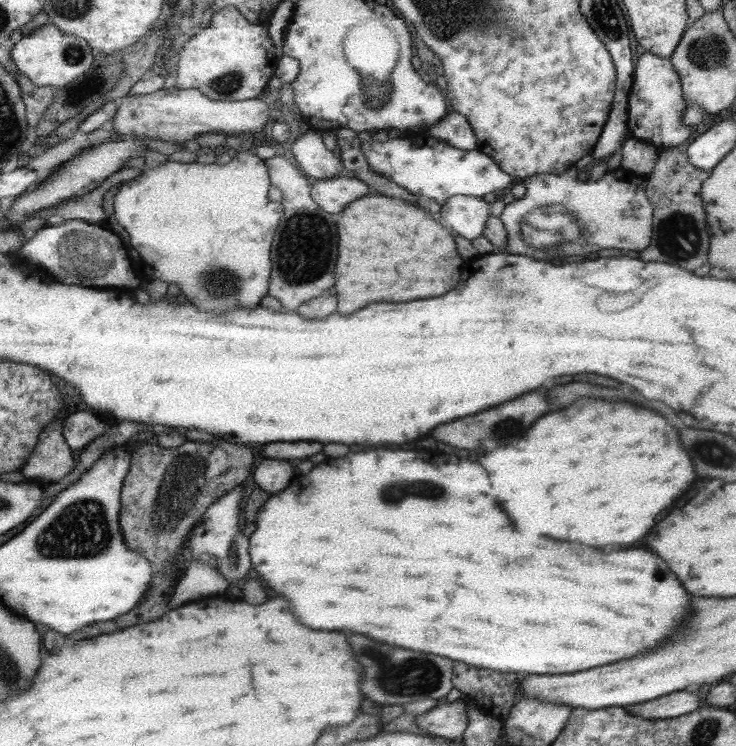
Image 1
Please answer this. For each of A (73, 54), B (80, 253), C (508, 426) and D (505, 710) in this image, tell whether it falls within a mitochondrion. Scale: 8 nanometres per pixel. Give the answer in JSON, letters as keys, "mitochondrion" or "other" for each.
{"A":"mitochondrion","B":"mitochondrion","C":"mitochondrion","D":"other"}

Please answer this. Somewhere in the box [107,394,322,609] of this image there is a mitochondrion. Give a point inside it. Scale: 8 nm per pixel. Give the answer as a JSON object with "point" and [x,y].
{"point":[182,481]}

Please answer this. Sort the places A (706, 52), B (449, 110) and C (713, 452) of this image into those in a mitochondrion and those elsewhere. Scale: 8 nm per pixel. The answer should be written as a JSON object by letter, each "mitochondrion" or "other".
{"A":"mitochondrion","B":"other","C":"mitochondrion"}

